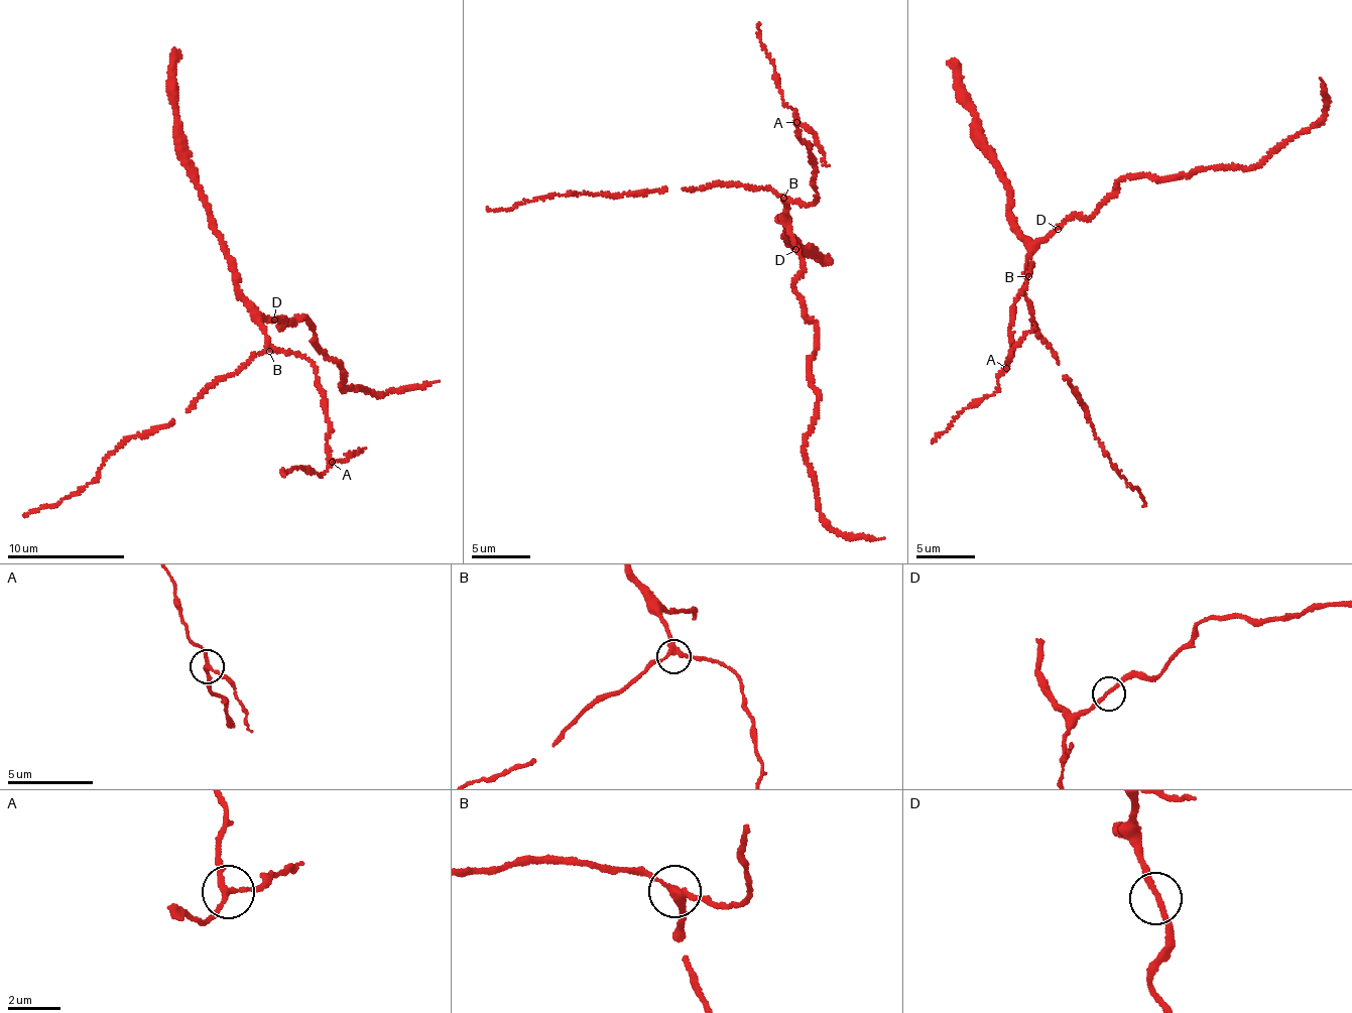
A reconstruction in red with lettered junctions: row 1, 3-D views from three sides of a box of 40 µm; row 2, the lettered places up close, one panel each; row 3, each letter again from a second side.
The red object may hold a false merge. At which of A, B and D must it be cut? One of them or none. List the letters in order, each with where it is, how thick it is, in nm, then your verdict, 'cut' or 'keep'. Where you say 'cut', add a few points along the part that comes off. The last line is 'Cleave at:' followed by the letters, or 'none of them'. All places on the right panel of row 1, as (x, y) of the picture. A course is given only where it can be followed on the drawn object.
A: place (1006, 368); calibre 170 nm; cut; course (1006, 369), (991, 395), (973, 400), (953, 417), (947, 428), (932, 442)
B: place (1028, 276); calibre 240 nm; keep
D: place (1058, 229); calibre 200 nm; keep
Cleave at: A

